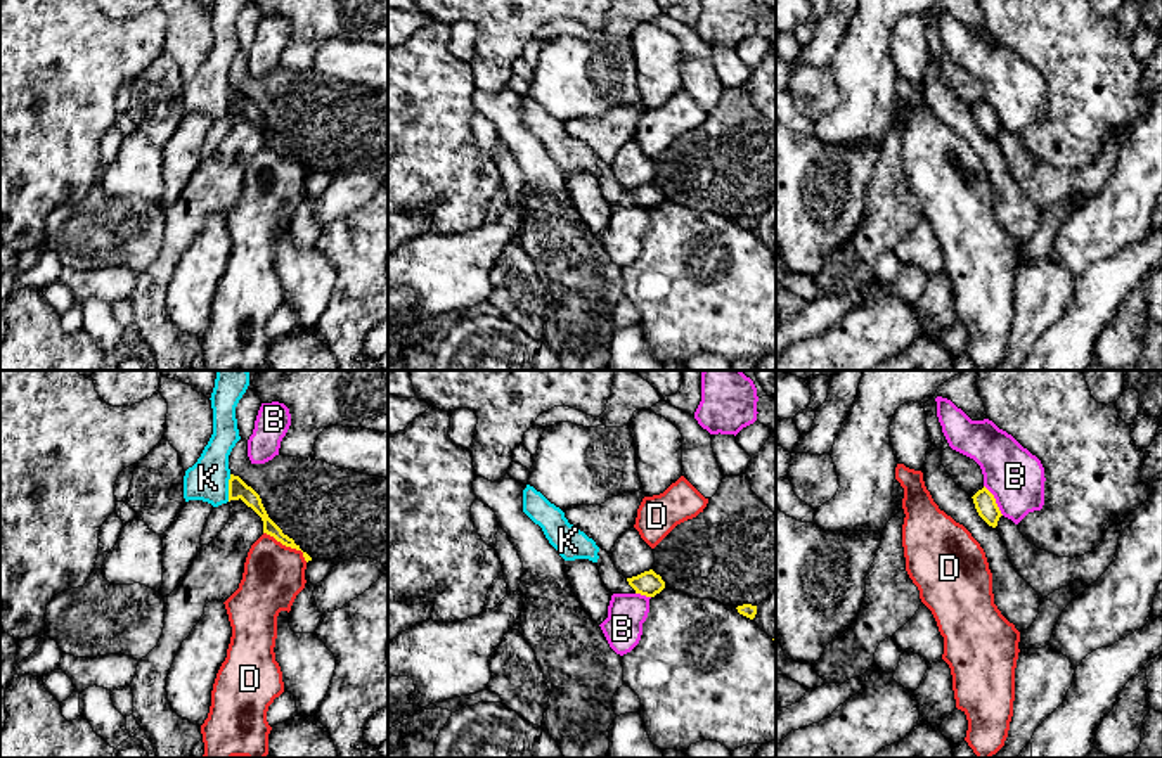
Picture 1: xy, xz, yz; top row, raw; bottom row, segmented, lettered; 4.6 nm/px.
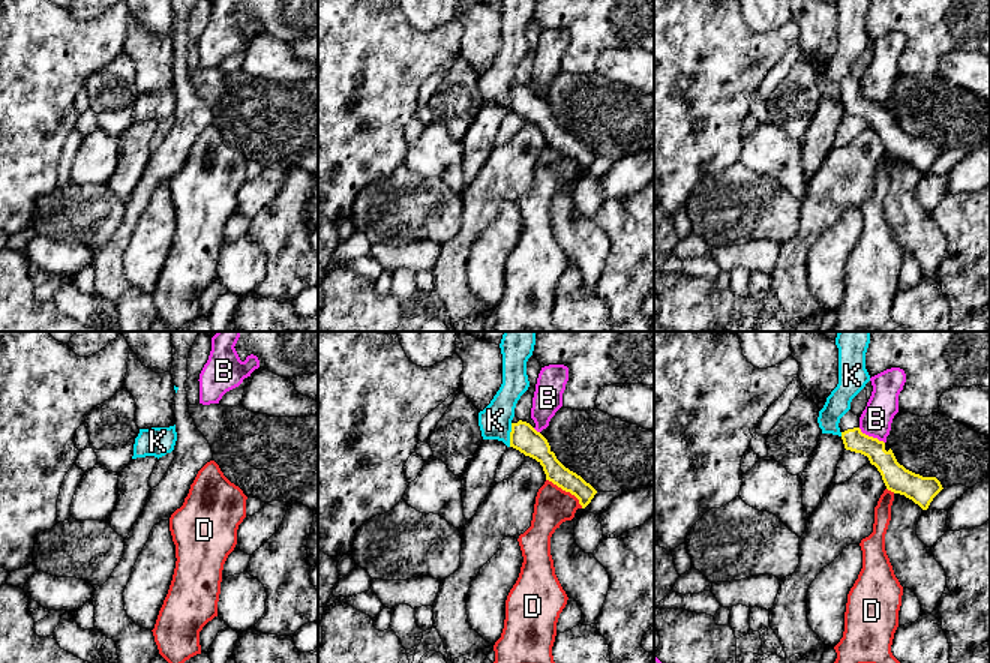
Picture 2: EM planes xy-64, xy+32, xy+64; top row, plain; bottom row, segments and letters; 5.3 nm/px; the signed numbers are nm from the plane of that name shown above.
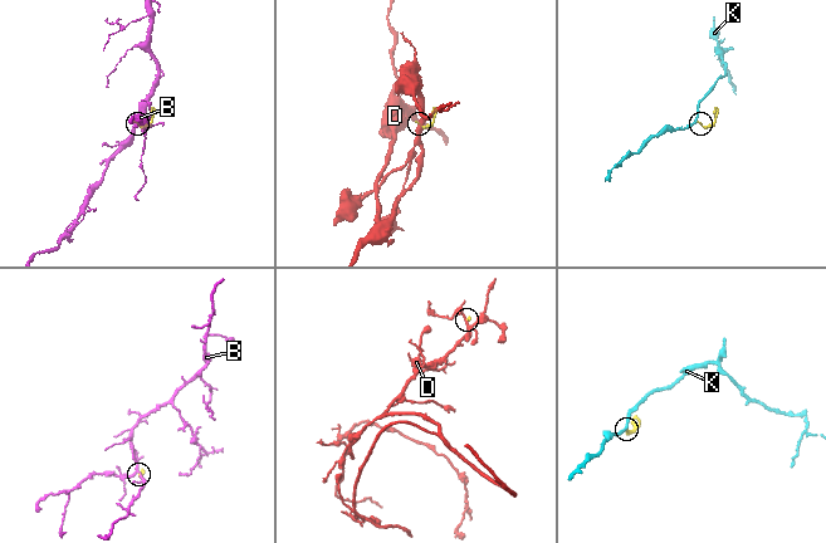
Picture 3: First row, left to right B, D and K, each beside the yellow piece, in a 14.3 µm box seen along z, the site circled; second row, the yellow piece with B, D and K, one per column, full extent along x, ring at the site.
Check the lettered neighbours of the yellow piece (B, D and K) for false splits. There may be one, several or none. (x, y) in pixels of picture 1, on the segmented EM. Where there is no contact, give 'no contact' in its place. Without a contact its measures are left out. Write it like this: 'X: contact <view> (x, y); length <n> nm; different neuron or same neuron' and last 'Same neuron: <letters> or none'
B: contact yz (994, 501); length 170 nm; different neuron
D: contact xy (288, 546); length 240 nm; different neuron
K: contact xy (229, 488); length 130 nm; different neuron
Same neuron: none

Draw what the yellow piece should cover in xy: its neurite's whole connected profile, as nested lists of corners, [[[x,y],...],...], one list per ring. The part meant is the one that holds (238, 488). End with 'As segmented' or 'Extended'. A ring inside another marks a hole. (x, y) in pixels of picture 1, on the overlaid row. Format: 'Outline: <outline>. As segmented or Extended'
Outline: [[[230,474],[229,502],[239,498],[261,517],[263,533],[274,536],[277,542],[281,542],[286,547],[301,550],[300,545],[296,545],[293,538],[284,535],[282,530],[268,517],[260,495],[251,486],[248,486],[239,476]]]. As segmented

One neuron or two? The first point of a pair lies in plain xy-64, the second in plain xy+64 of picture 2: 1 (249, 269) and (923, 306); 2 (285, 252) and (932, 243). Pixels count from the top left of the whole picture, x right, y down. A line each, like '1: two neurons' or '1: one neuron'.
1: two neurons
2: two neurons

